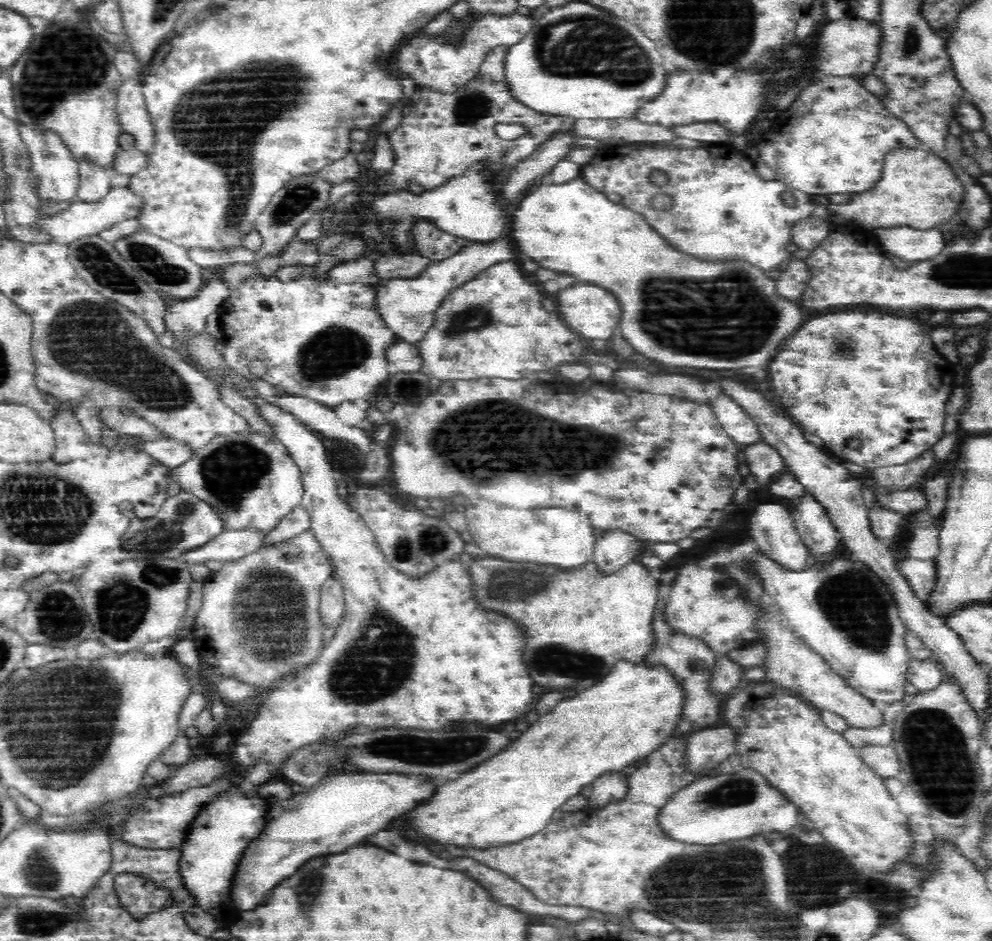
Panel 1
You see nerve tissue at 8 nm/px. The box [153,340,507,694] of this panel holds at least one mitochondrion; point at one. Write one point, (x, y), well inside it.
(267, 605)

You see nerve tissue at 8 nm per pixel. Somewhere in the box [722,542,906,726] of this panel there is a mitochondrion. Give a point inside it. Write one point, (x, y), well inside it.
(851, 605)

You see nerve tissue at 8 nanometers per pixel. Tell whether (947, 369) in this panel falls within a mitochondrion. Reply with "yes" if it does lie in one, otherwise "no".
no

